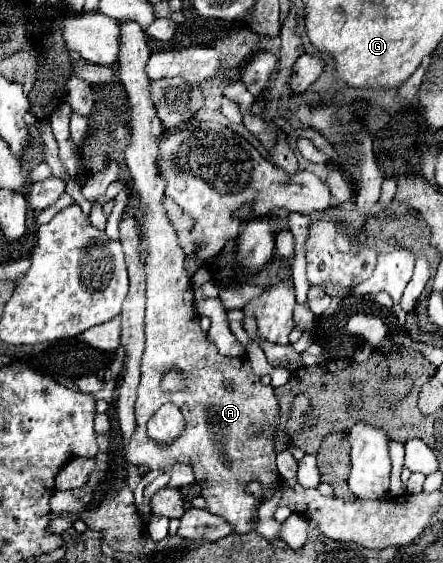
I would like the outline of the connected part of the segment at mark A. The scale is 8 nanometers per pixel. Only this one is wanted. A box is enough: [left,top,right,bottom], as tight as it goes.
[119,20,279,534]

